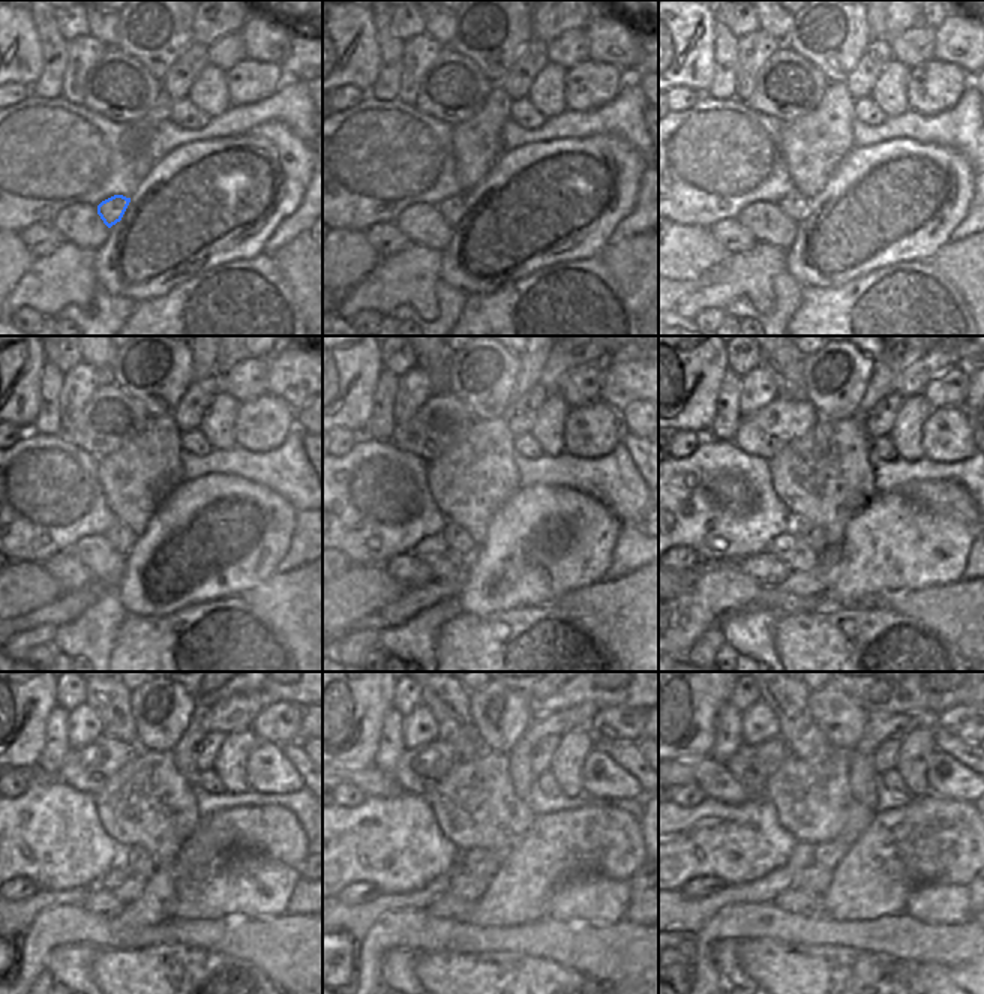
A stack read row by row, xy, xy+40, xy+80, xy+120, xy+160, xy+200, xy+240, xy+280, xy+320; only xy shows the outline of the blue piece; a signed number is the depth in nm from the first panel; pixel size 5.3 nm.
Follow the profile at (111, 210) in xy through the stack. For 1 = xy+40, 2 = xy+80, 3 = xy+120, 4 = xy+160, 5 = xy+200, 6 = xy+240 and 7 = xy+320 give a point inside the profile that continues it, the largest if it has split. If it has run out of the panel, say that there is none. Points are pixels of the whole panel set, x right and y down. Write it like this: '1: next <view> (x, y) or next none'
1: next xy+40 (452, 209)
2: next xy+80 (794, 204)
3: next xy+120 (120, 537)
4: next xy+160 (458, 537)
5: next xy+200 (813, 534)
6: next xy+240 (138, 859)
7: next xy+320 (828, 855)

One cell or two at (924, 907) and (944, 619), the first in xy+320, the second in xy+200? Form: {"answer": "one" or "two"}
{"answer": "two"}

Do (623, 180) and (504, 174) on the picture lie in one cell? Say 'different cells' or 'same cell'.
same cell

